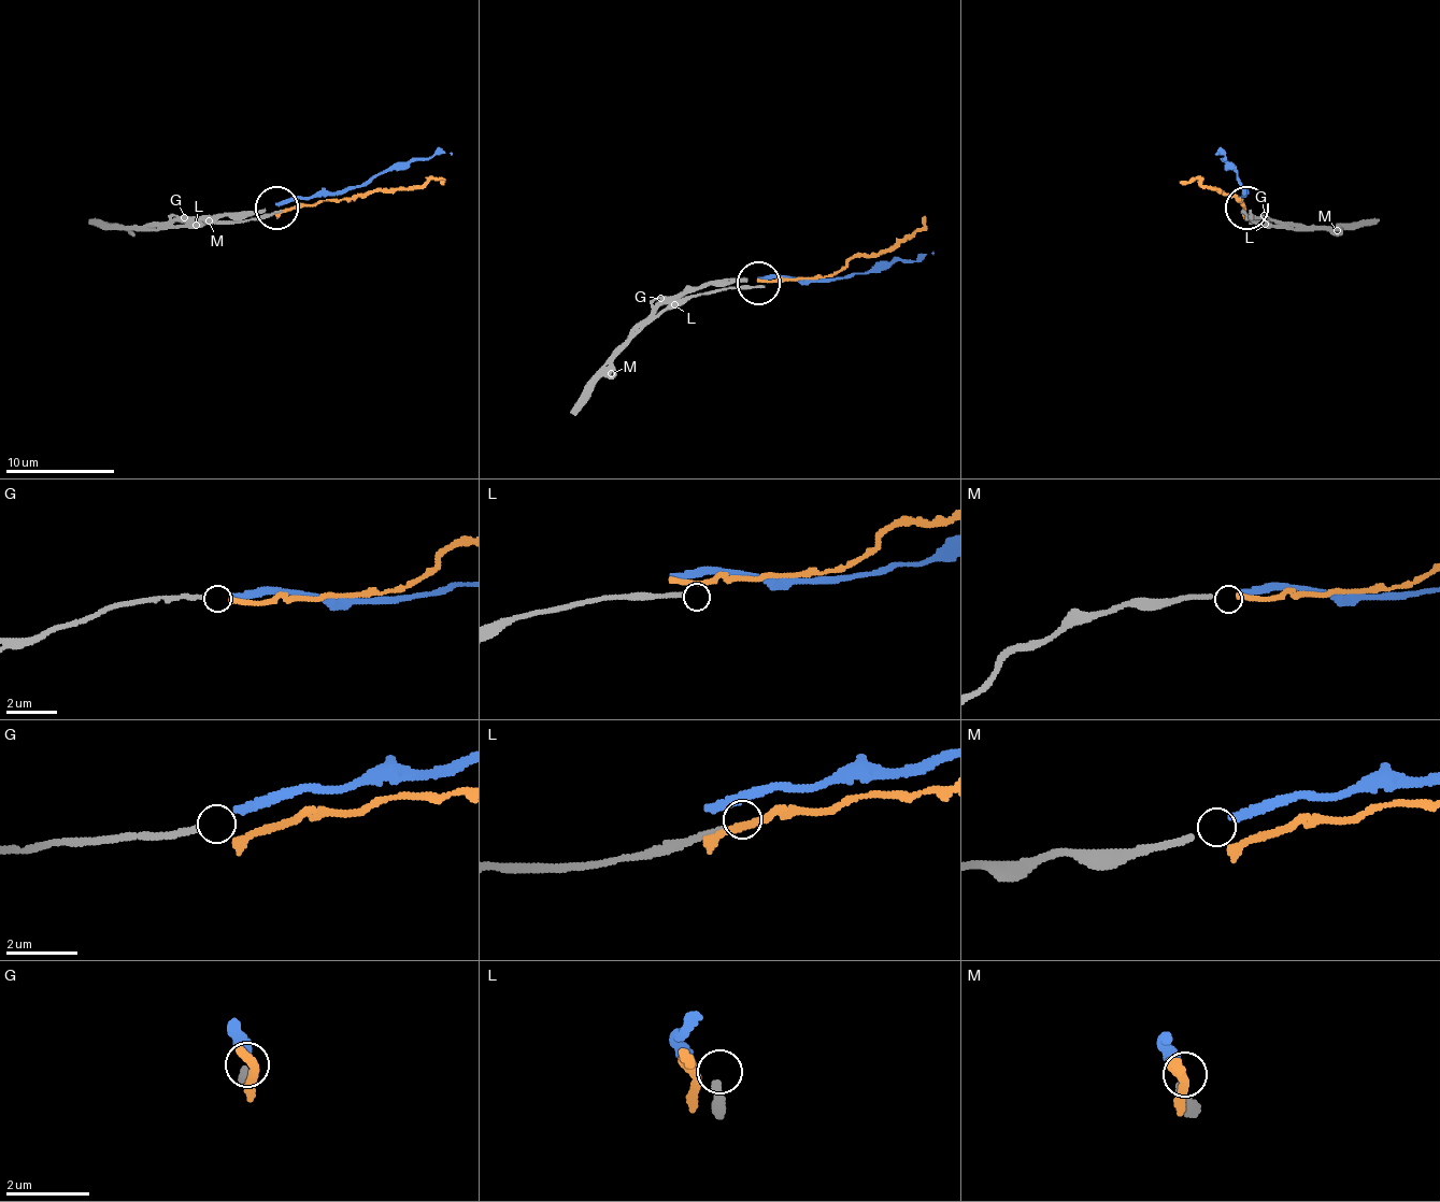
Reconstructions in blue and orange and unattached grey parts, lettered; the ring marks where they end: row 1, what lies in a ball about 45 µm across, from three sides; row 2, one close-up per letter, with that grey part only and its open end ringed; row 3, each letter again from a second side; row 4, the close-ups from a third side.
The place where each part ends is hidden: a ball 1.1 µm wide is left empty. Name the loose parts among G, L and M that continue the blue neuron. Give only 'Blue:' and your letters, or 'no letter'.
Blue: M

